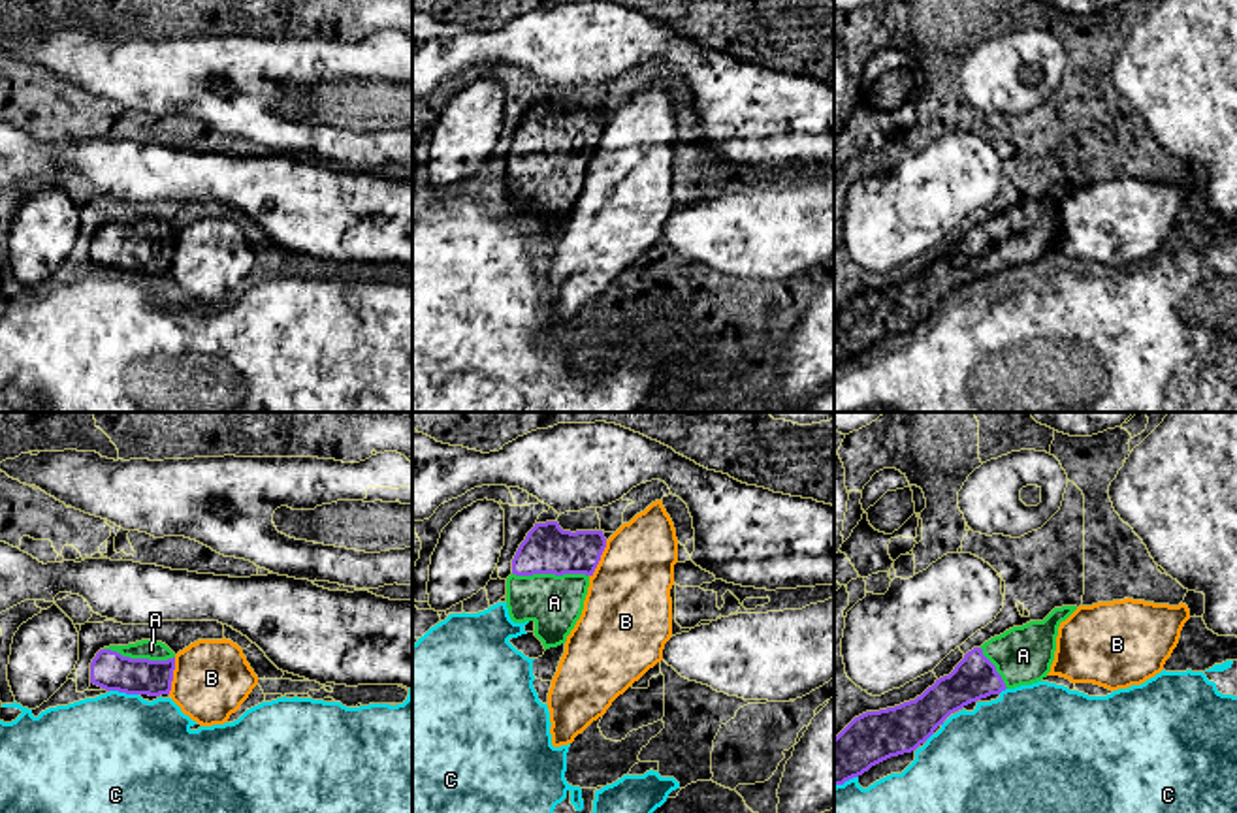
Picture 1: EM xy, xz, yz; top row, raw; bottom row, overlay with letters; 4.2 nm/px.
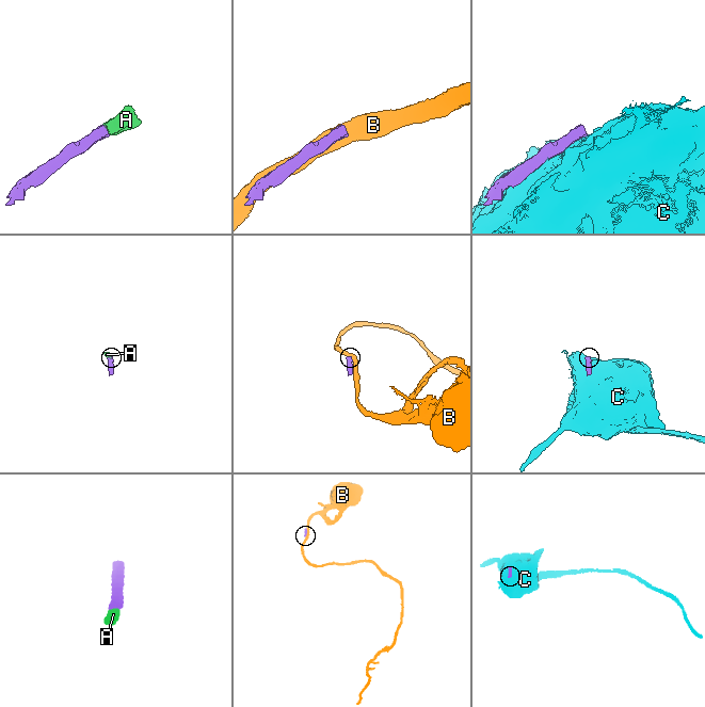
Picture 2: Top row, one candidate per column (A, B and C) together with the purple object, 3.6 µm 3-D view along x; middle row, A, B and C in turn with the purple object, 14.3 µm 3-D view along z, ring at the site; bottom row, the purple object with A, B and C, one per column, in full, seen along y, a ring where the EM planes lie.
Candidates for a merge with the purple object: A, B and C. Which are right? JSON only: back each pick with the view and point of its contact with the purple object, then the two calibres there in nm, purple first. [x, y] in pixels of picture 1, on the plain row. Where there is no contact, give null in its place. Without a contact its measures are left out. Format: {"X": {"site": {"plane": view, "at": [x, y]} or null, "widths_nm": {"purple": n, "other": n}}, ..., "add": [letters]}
{"A": {"site": {"plane": "xz", "at": [550, 151]}, "widths_nm": {"purple": 200, "other": 240}}, "add": ["A"]}

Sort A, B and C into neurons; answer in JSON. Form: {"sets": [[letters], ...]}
{"sets": [["A"], ["B"], ["C"]]}

